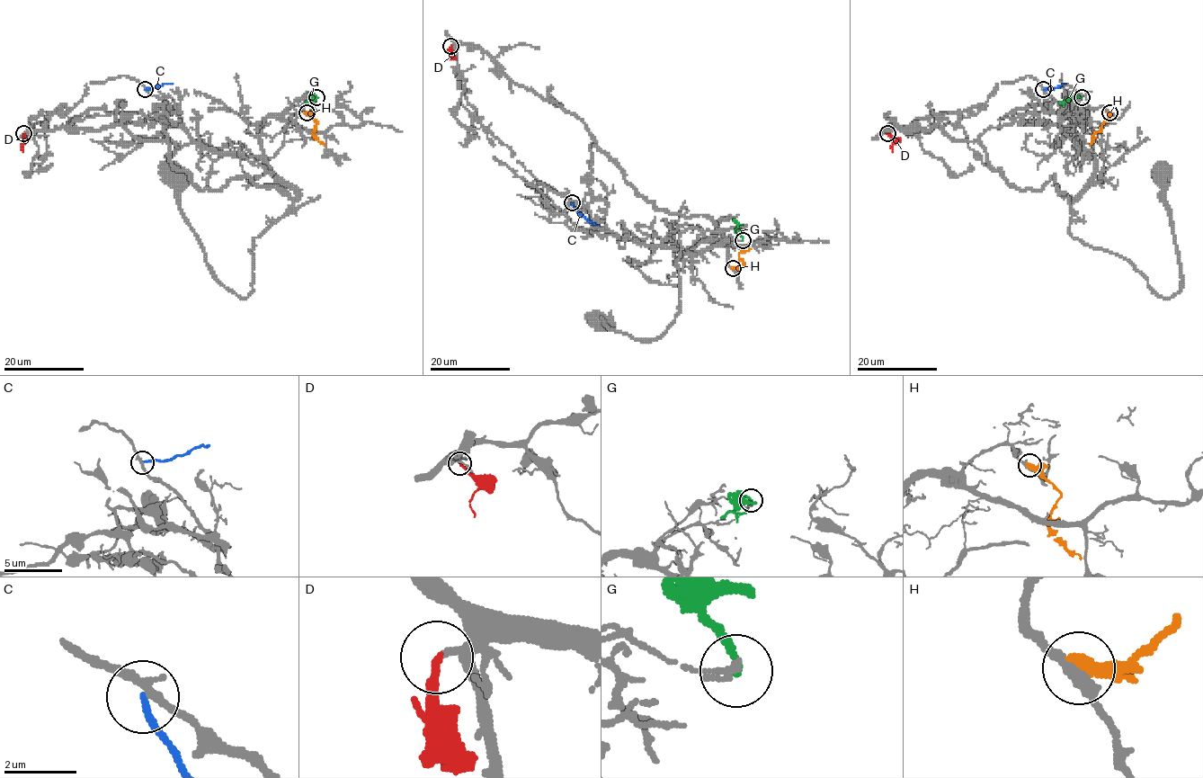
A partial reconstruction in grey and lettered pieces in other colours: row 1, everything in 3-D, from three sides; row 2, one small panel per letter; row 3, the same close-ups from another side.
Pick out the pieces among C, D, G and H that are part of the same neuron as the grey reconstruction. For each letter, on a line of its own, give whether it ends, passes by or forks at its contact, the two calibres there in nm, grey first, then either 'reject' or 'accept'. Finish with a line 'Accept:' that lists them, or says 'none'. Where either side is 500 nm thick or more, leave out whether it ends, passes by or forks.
C: it ends; calibres 220 and 180 nm; reject
D: it ends; calibres 200 and 240 nm; accept
G: it ends; calibres 200 and 220 nm; reject
H: calibres 360 and 550 nm; reject
Accept: D

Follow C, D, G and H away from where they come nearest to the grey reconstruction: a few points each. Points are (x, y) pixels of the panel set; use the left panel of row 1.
C: (145, 89), (173, 83)
D: (24, 133), (21, 147), (23, 152)
G: (316, 97), (314, 96), (306, 102)
H: (307, 113), (316, 122), (314, 135), (325, 145)

